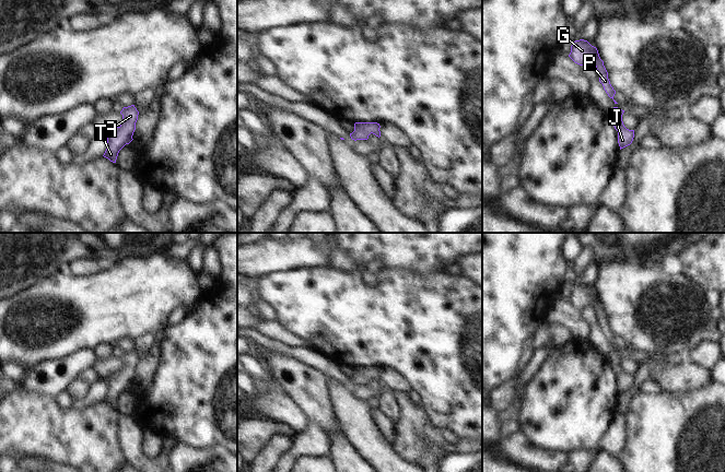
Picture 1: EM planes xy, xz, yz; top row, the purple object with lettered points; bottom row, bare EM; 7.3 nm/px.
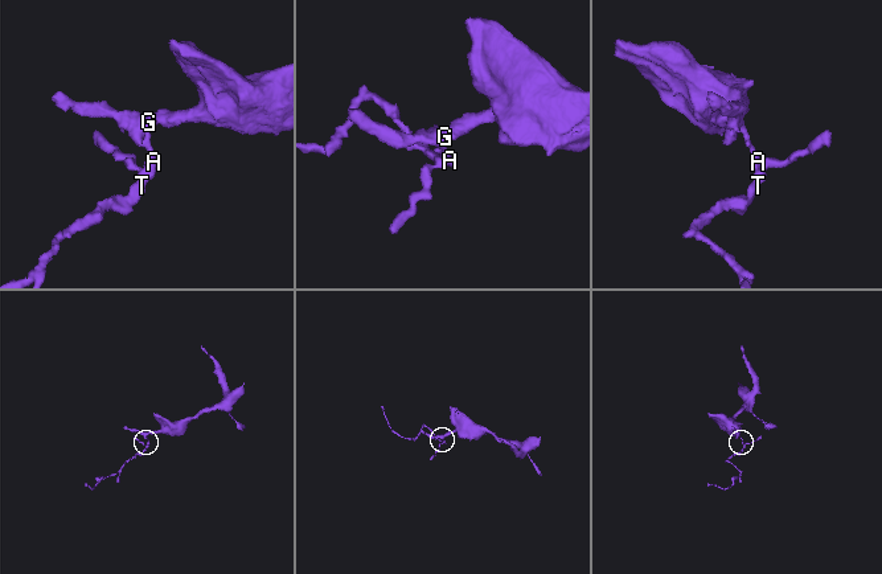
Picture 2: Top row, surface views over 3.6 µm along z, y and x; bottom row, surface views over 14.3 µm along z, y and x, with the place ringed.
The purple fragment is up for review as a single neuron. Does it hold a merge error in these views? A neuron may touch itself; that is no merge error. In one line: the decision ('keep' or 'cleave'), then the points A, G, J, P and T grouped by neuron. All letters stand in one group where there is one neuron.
keep; groups A G J P T

